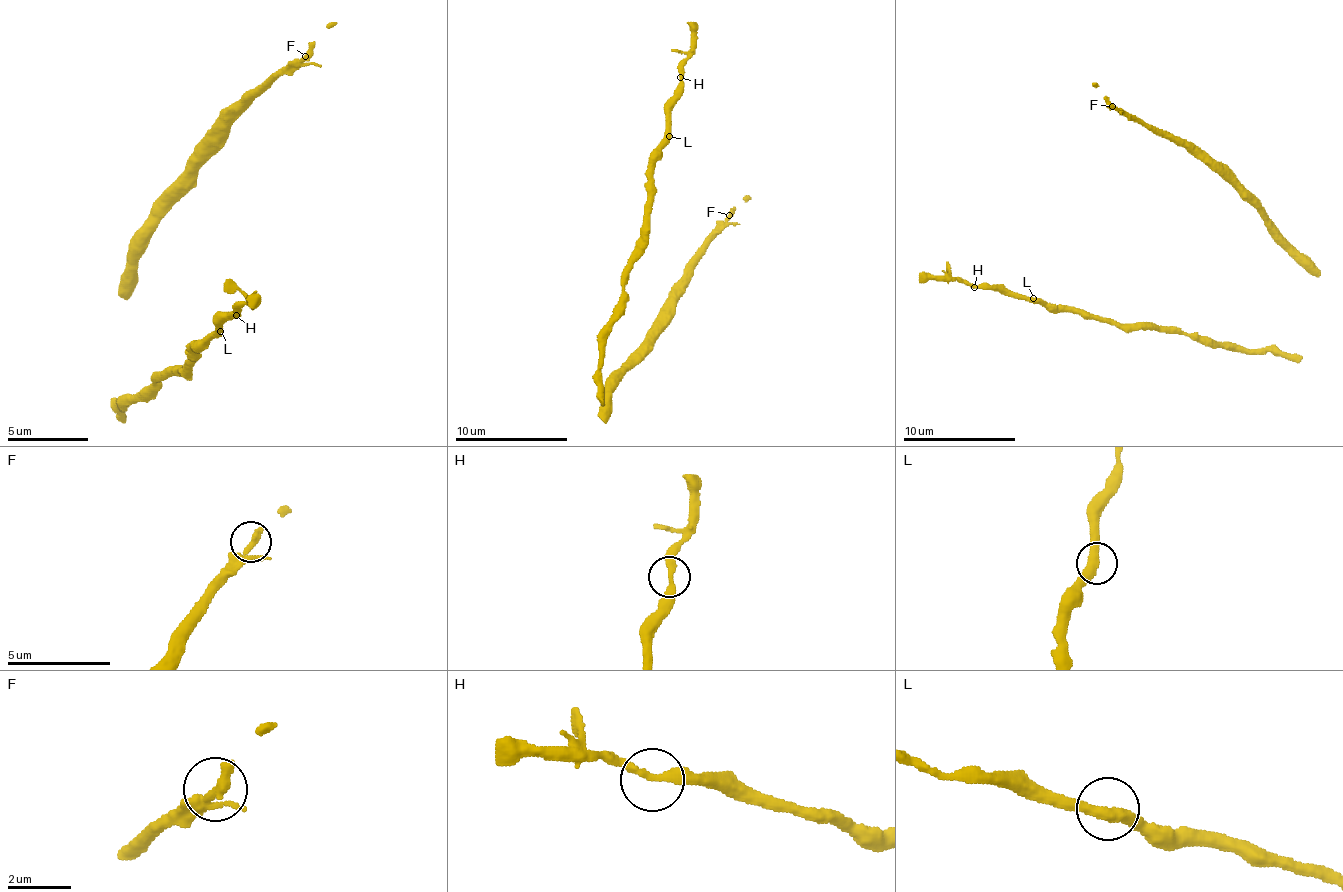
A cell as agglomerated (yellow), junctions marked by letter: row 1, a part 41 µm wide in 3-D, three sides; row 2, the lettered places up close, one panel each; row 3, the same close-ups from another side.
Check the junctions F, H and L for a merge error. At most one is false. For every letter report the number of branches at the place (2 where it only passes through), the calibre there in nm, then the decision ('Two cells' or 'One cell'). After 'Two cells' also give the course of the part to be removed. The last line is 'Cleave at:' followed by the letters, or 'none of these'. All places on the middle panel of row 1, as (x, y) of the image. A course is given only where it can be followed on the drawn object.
F: Branches: 2. Thickness 300 nm. One cell
H: Branches: 2. Thickness 320 nm. One cell
L: Branches: 2. Thickness 400 nm. One cell
Cleave at: none of these

